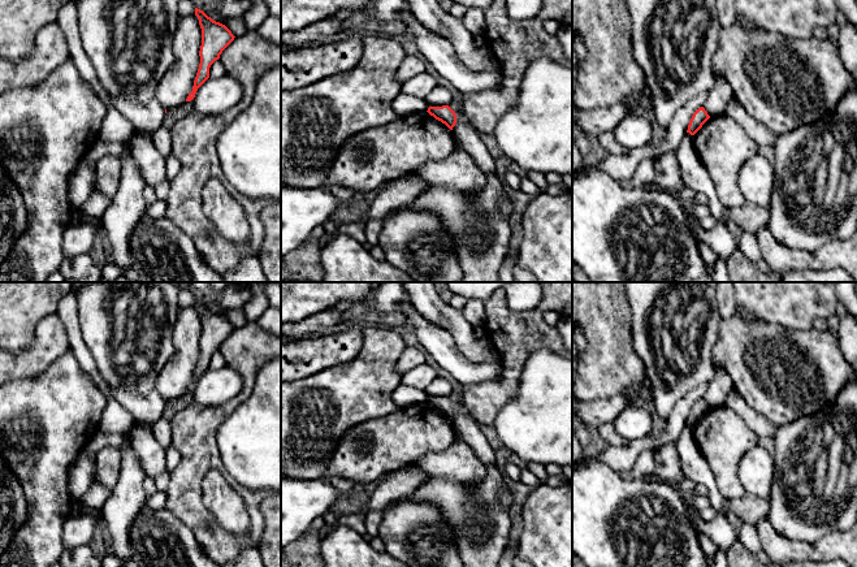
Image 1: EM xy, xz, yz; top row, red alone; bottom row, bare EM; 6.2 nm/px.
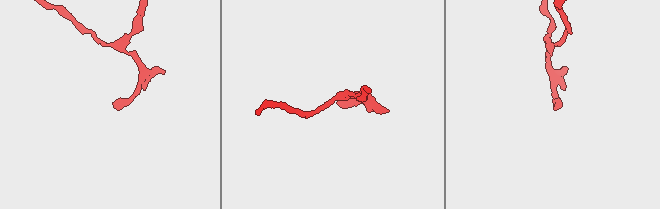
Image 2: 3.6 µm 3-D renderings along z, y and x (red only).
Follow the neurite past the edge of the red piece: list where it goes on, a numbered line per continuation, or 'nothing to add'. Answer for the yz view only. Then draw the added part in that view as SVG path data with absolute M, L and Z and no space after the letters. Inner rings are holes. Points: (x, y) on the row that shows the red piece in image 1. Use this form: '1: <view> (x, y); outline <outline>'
nothing to add

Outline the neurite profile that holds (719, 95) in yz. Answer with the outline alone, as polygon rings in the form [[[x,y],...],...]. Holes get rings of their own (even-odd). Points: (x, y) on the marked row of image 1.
[[[715,78],[714,86],[707,91],[707,99],[704,108],[710,117],[720,116],[733,98],[733,91],[727,81]]]

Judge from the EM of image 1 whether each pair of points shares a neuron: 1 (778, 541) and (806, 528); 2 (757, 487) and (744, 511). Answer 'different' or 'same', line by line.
1: different
2: different

